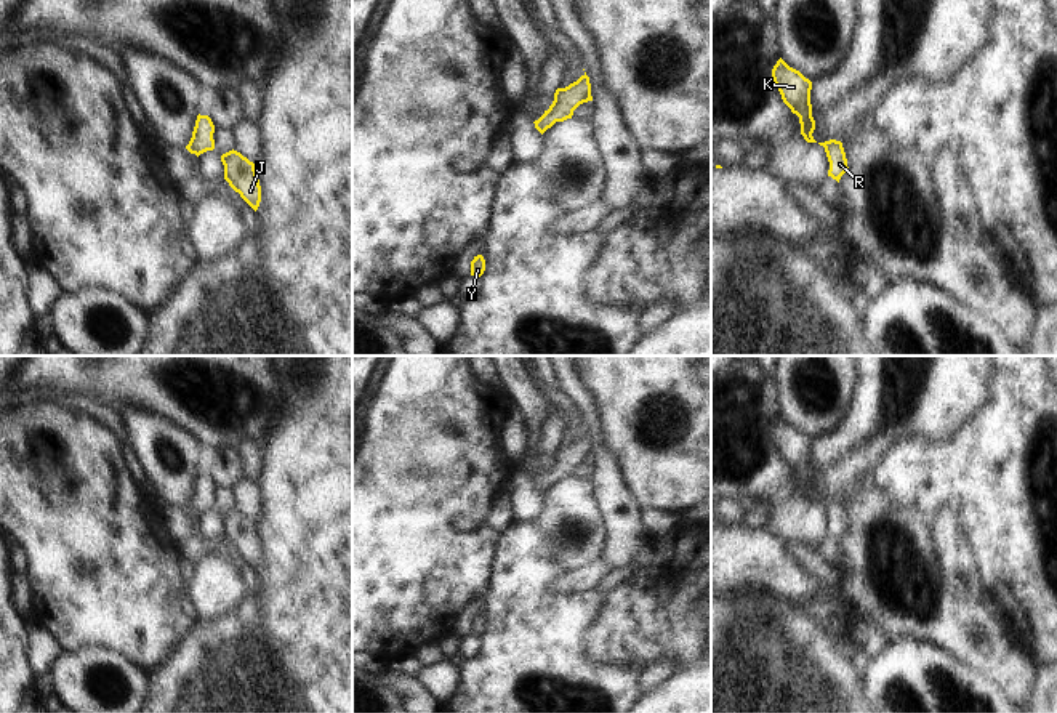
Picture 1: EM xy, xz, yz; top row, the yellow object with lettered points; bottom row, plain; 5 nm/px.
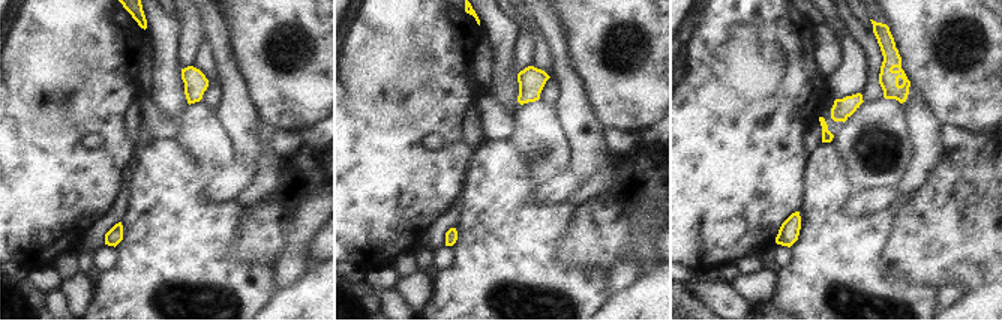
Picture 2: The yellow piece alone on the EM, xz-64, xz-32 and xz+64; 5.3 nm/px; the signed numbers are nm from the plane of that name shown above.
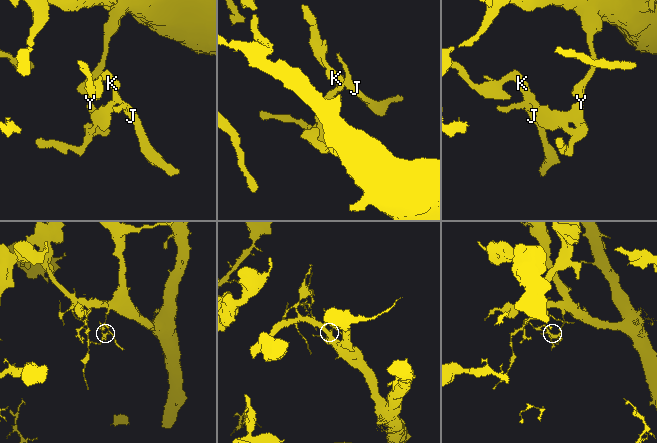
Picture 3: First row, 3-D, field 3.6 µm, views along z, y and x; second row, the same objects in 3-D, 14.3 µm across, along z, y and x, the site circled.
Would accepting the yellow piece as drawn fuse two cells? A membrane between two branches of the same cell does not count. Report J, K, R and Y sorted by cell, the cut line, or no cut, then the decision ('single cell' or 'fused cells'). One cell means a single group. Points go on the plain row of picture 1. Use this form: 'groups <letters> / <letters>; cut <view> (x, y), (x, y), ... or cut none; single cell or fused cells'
groups J K R Y; cut none; single cell

